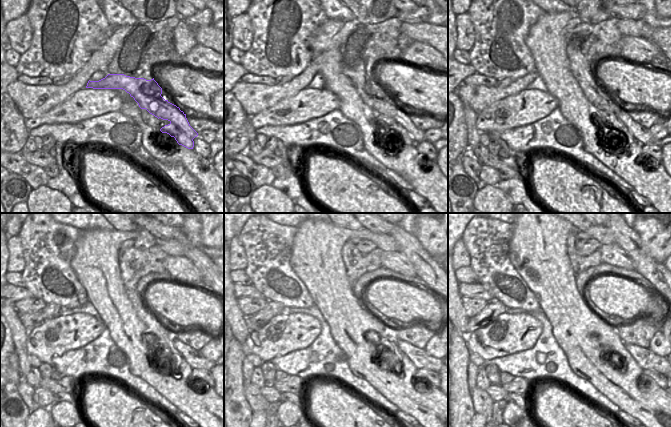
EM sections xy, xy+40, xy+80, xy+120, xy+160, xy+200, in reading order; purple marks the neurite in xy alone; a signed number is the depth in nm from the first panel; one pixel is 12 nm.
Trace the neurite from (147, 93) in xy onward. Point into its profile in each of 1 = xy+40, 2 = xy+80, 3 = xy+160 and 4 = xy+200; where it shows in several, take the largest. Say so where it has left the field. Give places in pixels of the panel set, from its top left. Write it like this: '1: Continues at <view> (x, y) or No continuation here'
1: Continues at xy+40 (372, 95)
2: Continues at xy+80 (597, 97)
3: Continues at xy+160 (421, 360)
4: Continues at xy+200 (646, 359).

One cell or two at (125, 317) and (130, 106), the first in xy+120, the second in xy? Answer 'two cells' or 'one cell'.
one cell

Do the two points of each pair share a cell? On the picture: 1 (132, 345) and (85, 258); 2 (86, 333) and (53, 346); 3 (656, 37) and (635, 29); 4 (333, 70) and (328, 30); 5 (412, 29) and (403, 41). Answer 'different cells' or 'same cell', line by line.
1: same cell
2: same cell
3: same cell
4: same cell
5: different cells

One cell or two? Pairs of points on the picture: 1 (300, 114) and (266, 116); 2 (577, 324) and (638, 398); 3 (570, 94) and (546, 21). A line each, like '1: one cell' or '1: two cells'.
1: one cell
2: one cell
3: one cell

